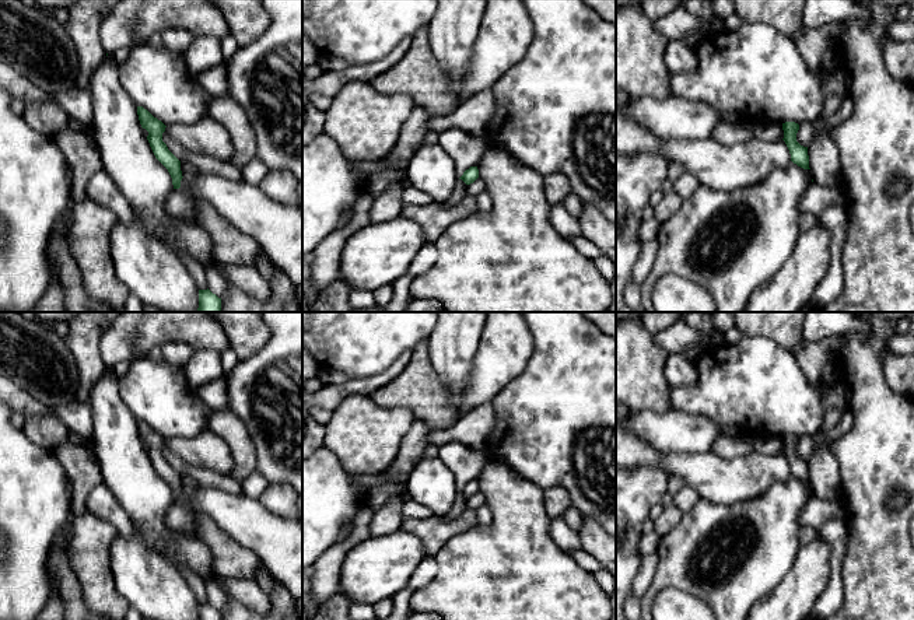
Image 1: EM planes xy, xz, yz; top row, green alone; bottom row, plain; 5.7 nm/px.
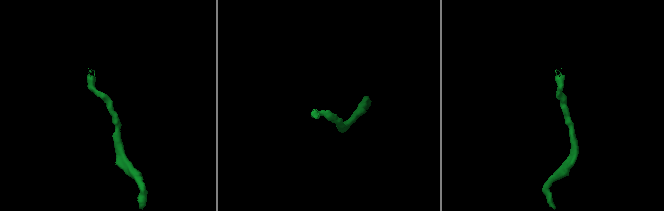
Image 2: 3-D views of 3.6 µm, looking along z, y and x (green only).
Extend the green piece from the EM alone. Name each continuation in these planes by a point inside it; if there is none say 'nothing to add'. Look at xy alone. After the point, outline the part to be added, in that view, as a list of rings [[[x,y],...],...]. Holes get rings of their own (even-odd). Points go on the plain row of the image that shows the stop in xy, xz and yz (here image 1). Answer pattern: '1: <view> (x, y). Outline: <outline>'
1: xy (158, 393). Outline: [[[147,355],[133,360],[127,372],[119,376],[119,396],[137,420],[147,423],[165,439],[190,438],[207,430],[213,410],[199,397],[197,388],[189,385],[182,367],[158,362]],[[197,386],[199,388],[199,386]]]

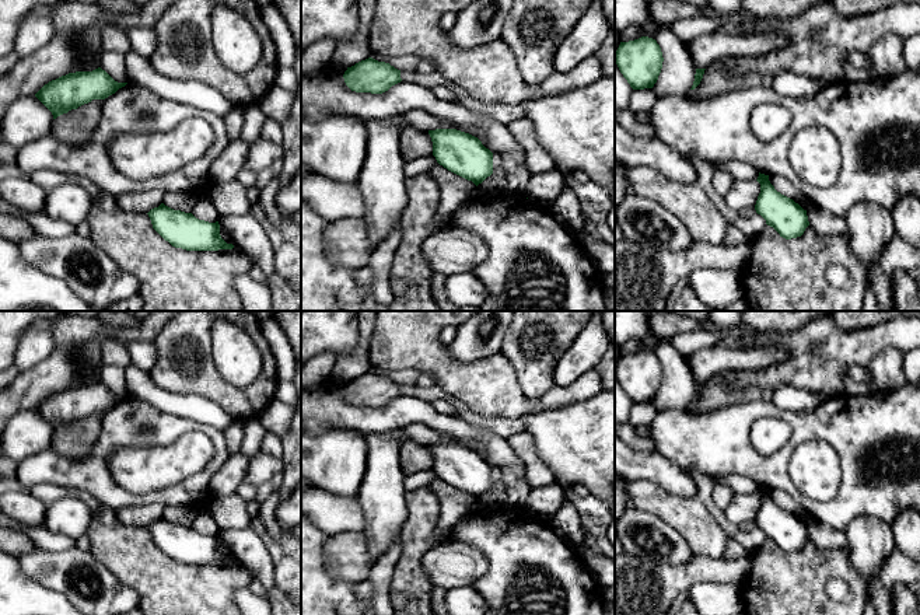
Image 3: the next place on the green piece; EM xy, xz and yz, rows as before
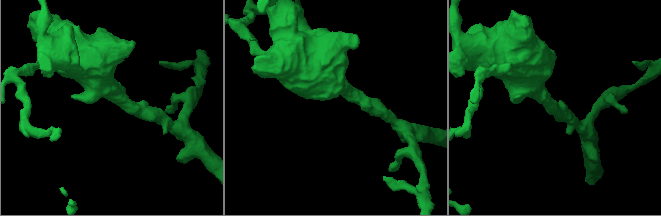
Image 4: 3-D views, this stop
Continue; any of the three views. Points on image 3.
1: yz (784, 500). Outline: [[[769,489],[769,495],[777,506],[793,513],[804,524],[807,524],[809,516],[788,493],[786,493],[784,490],[780,490],[780,489]]]

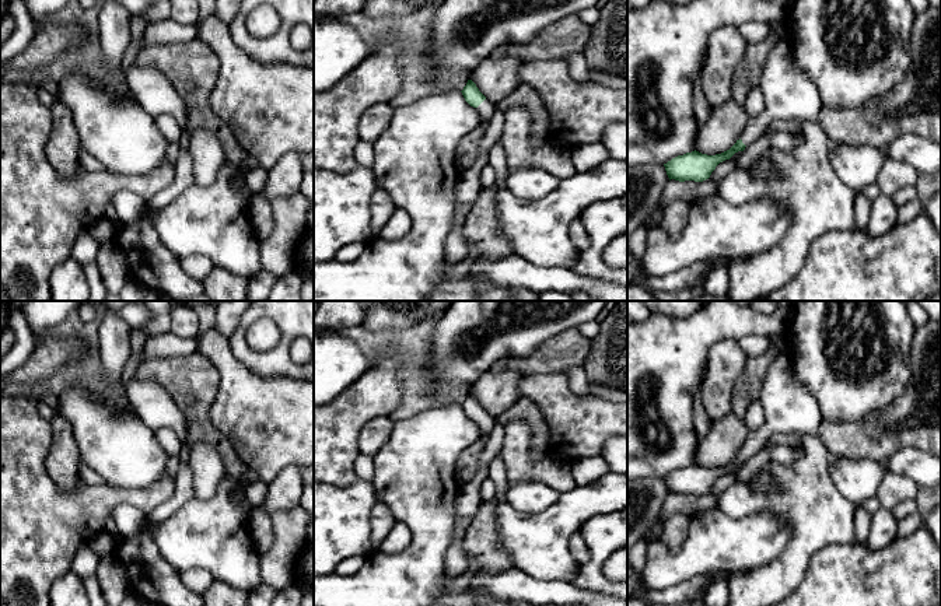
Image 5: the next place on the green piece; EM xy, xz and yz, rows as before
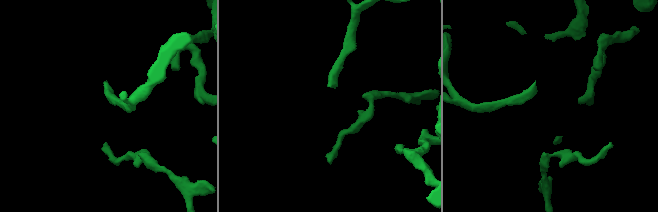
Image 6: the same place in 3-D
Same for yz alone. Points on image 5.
1: yz (789, 409). Outline: [[[780,354],[770,362],[759,399],[765,410],[765,424],[746,434],[739,451],[746,460],[773,437],[818,435],[822,421],[818,400],[812,392],[797,383],[788,355]]]

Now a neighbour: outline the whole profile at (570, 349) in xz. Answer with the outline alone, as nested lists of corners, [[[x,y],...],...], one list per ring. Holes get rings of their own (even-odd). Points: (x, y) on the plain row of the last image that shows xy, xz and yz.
[[[577,327],[545,340],[531,355],[525,358],[504,358],[494,362],[492,372],[518,372],[524,376],[531,374],[564,372],[571,367],[583,367],[590,353],[590,339]]]

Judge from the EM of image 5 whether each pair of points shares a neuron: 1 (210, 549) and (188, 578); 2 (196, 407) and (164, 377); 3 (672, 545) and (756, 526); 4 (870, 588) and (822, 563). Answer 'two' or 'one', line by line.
1: two
2: one
3: two
4: one

